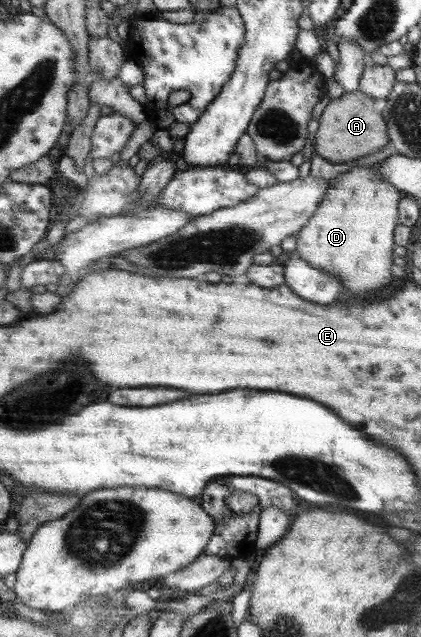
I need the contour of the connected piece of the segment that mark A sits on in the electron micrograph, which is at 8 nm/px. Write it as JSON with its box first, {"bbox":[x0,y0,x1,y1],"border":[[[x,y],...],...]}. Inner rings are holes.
{"bbox":[316,90,390,164],"border":[[[358,90],[330,100],[319,119],[316,138],[316,152],[334,164],[373,155],[390,145],[385,117],[375,110],[375,100]]]}

